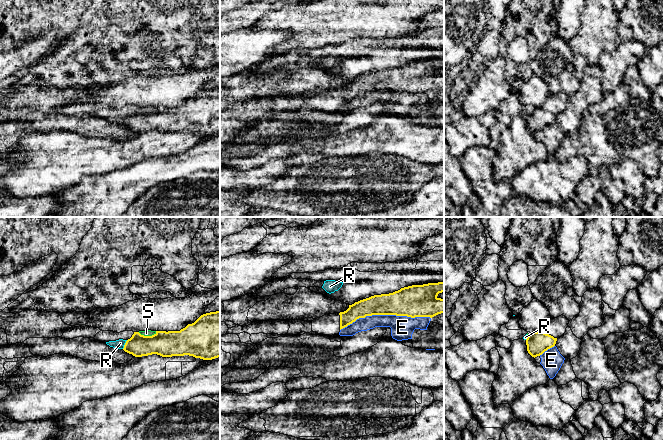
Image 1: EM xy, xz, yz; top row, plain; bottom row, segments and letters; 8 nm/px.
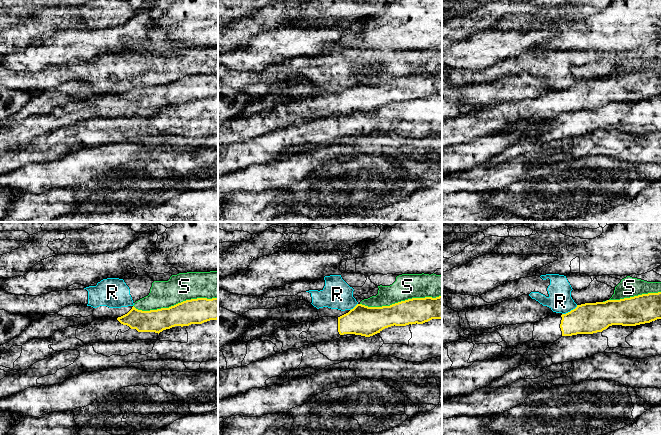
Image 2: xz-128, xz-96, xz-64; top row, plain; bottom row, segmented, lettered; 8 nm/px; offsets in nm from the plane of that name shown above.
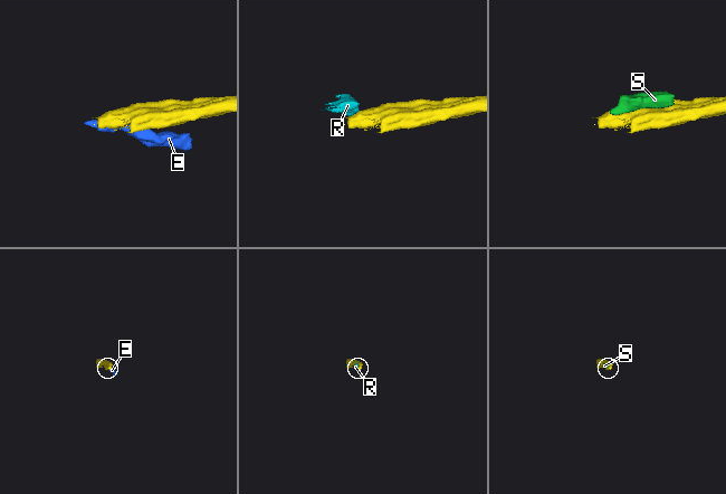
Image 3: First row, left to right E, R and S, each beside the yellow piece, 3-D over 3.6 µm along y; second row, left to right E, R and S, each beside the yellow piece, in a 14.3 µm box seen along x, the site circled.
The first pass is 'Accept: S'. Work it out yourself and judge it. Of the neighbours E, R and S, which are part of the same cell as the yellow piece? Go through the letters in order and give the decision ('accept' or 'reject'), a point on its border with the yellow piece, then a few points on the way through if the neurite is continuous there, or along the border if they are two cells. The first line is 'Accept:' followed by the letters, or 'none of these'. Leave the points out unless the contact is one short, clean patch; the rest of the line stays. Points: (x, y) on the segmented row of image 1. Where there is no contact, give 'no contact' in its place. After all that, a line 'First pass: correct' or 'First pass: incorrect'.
Accept: none of these
E: reject; contact xz (385, 314)
R: reject; contact xy (125, 344); border xy (127, 340), (122, 348)
S: reject; contact xy (147, 336)
First pass: incorrect

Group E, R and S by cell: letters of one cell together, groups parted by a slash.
E / R S

